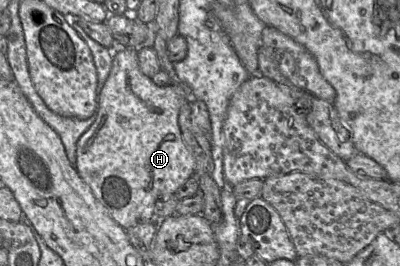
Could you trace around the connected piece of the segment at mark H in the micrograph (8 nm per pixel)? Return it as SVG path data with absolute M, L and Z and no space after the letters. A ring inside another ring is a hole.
M126 48L115 50L113 52L113 63L110 74L98 96L97 118L90 128L80 137L77 142L77 161L76 169L81 178L89 185L97 200L107 209L110 216L125 230L136 226L139 223L150 222L154 220L156 203L159 200L166 199L170 196L175 196L176 191L195 173L195 158L186 143L183 140L181 129L179 126L179 112L185 102L190 102L190 88L180 82L172 83L168 86L158 86L153 79L146 76L140 69L138 63L138 52L140 48Z

